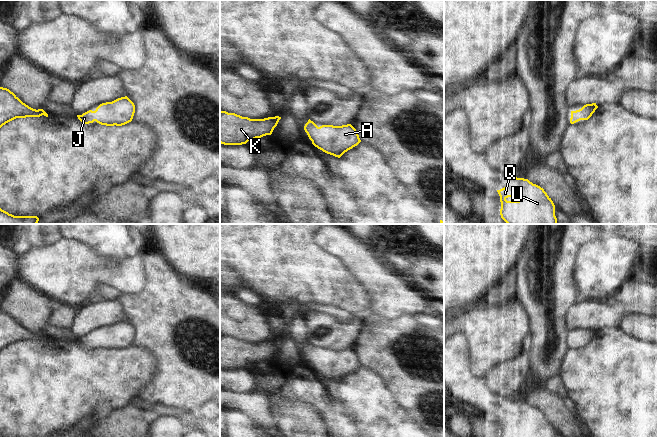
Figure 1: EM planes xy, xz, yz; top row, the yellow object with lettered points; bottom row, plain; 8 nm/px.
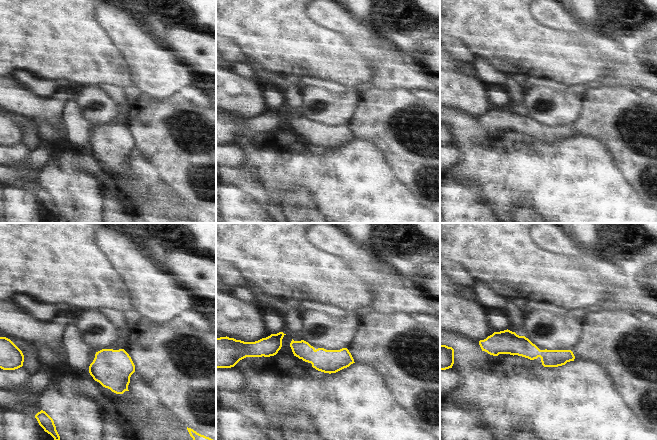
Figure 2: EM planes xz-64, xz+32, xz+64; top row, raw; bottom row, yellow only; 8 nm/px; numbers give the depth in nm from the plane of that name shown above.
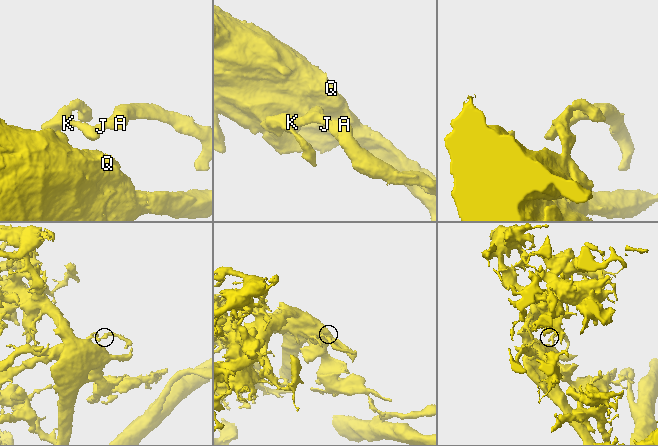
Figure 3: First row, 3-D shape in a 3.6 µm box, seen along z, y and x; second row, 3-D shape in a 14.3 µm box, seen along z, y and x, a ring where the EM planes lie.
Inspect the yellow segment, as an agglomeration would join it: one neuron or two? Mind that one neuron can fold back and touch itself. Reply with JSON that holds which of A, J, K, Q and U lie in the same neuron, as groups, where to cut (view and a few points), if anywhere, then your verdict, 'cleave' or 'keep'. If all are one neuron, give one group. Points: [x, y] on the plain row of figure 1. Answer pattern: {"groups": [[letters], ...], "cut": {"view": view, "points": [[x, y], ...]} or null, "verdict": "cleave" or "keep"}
{"groups": [["A", "J", "K", "Q", "U"]], "cut": null, "verdict": "keep"}

